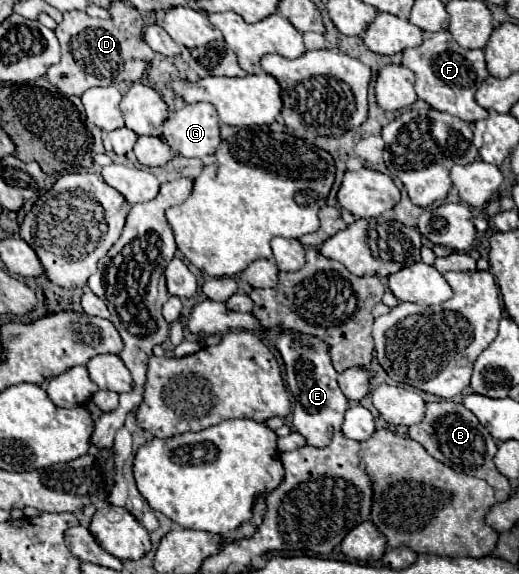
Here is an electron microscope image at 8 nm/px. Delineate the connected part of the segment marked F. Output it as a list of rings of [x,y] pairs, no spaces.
[[[424,31],[424,43],[414,49],[402,51],[402,65],[412,69],[416,73],[416,93],[420,99],[424,99],[430,107],[456,115],[468,123],[476,123],[484,117],[488,117],[488,111],[480,107],[474,99],[476,89],[490,77],[484,61],[482,49],[464,49],[456,45],[450,31]]]

